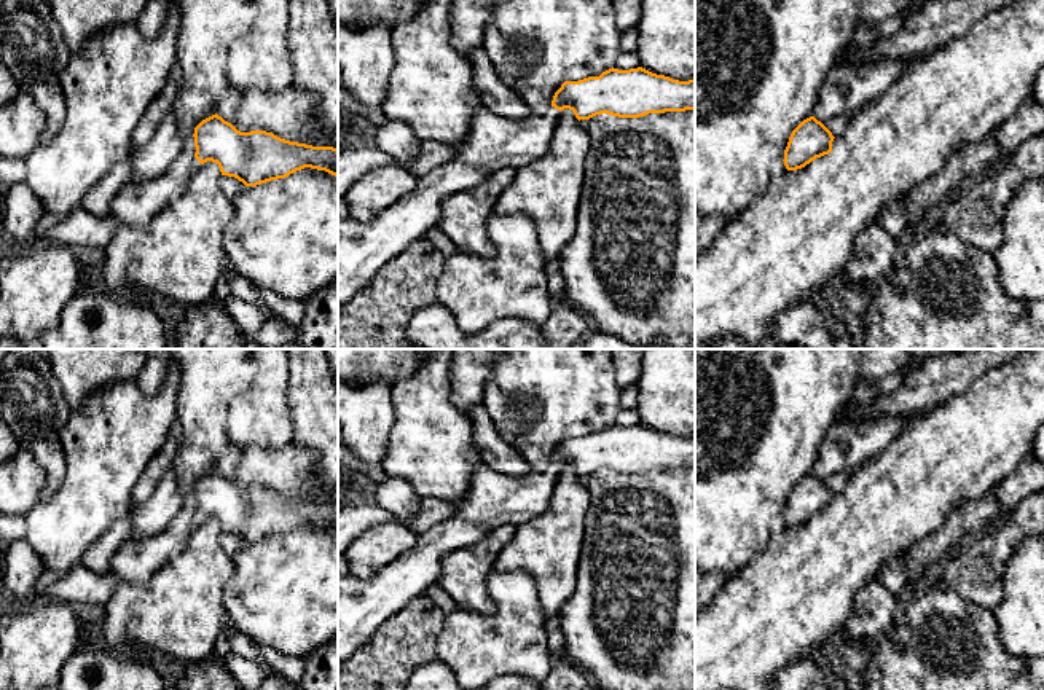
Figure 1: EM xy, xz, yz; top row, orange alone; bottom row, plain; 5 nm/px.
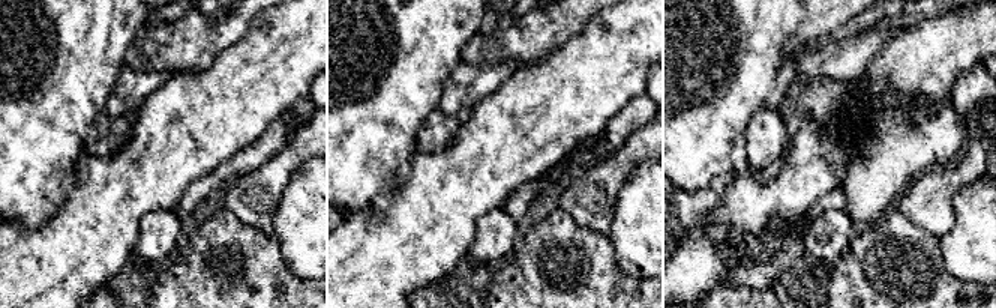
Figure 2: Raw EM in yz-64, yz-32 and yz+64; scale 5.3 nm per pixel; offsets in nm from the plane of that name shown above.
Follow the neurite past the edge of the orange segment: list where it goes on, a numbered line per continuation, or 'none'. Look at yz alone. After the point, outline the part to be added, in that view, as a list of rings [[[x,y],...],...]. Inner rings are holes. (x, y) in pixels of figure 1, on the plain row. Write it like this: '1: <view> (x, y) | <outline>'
none

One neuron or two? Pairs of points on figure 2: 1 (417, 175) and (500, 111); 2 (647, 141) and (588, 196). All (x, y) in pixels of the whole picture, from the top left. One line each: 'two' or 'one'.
1: one
2: one

